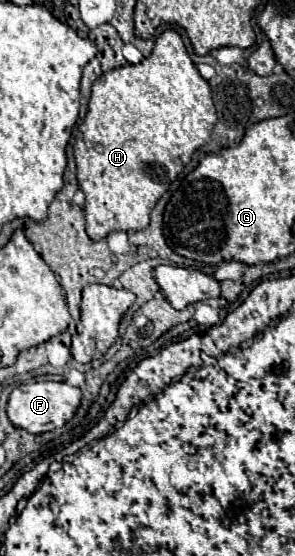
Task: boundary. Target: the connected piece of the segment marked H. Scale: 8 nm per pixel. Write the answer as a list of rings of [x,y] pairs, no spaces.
[[[168,29],[154,45],[150,57],[138,65],[118,67],[98,77],[92,85],[92,97],[88,113],[76,133],[74,157],[76,179],[86,197],[86,233],[92,241],[104,239],[112,231],[140,231],[150,223],[150,211],[158,199],[168,191],[170,183],[178,177],[184,165],[190,163],[194,151],[210,141],[212,127],[216,123],[216,109],[208,81],[200,77],[182,37]]]

